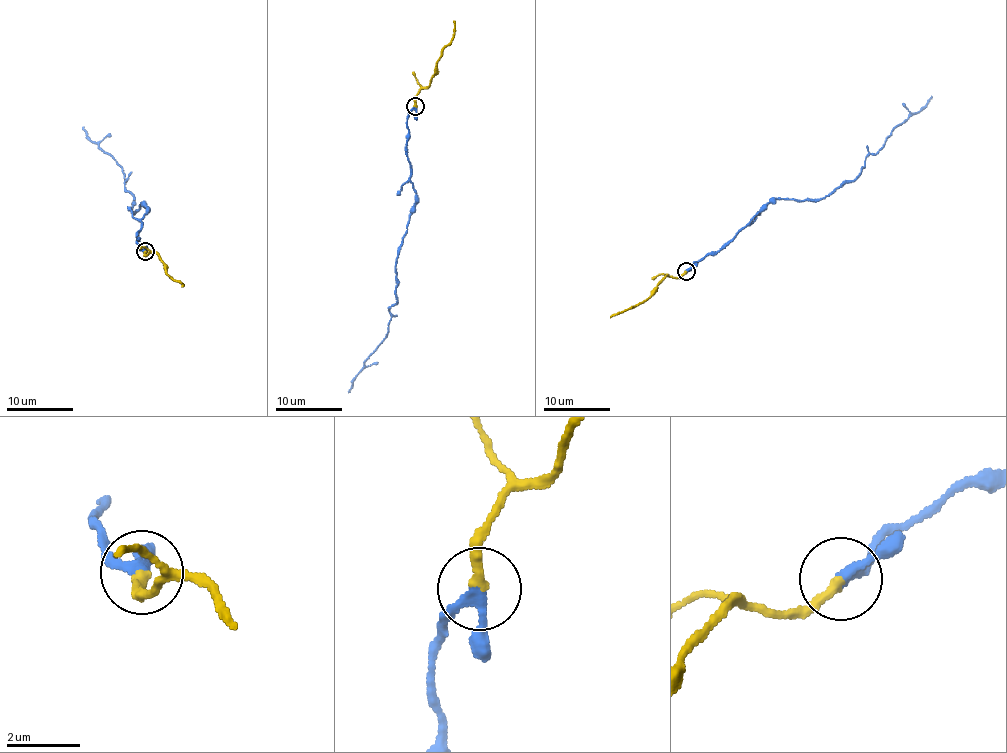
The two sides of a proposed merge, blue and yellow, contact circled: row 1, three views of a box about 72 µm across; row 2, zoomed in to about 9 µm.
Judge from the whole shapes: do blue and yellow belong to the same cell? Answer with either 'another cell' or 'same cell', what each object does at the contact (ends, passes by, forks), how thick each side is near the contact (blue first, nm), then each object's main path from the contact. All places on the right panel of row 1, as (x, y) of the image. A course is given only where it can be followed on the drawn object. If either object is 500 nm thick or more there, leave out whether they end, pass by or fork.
same cell; blue passes by; yellow ends there; 260 nm thick on the blue side, 240 nm on the other; blue runs (685, 271), (723, 249), (777, 200), (809, 201), (828, 195), (860, 172), (865, 159), (932, 96); yellow runs (685, 271), (664, 277), (648, 297), (610, 316)

